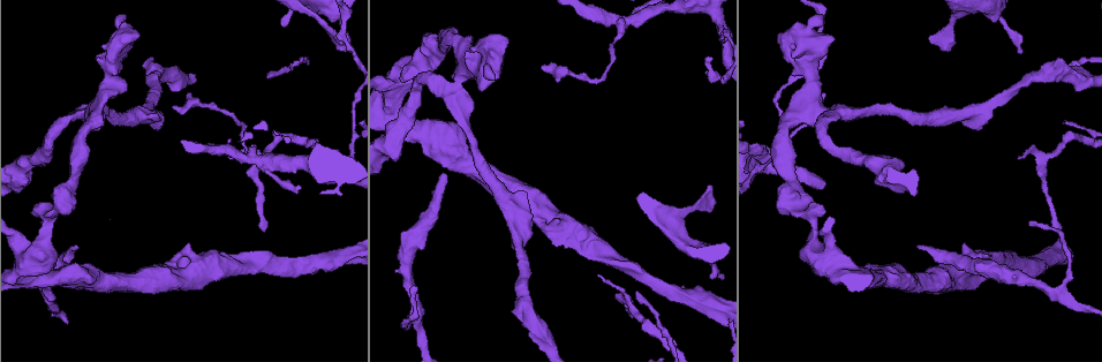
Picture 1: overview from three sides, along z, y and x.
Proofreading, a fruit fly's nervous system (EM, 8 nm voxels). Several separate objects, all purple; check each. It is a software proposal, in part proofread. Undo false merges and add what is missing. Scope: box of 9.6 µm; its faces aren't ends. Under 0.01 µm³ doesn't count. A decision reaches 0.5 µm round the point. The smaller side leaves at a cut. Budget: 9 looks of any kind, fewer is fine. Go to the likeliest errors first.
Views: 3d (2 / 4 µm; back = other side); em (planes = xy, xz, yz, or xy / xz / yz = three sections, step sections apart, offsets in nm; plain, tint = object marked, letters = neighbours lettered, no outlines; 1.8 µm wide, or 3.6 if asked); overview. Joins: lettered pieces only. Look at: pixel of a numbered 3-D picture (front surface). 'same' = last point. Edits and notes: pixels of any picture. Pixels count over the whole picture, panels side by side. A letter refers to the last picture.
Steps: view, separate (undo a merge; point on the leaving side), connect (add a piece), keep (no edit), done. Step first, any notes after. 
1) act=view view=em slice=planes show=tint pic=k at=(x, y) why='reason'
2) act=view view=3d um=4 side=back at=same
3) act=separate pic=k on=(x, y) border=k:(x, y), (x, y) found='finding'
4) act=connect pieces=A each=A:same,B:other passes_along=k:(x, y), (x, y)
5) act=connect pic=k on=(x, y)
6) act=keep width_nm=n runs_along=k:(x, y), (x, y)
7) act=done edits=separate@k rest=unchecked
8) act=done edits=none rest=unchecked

act=view view=3d um=2 pic=1 at=(625, 22) why='looks like a crossing'

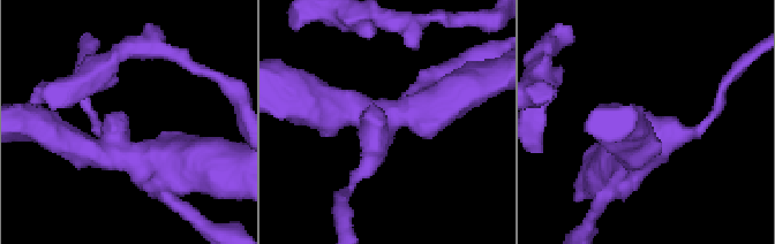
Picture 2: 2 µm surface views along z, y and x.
act=view view=em slice=planes show=letters pic=2 at=(647, 149)

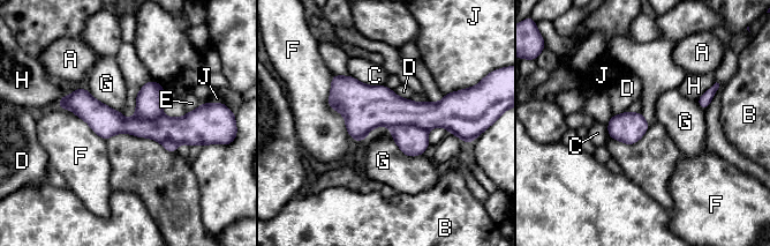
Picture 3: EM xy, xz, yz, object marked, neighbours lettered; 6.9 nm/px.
act=separate pic=3 on=(413, 141) each=A:other,B:other,C:other,D:other,E:other,F:other,G:other,H:other,J:other found='a second neuron is stuck on'

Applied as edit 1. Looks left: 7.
act=view view=overview why='redraw'

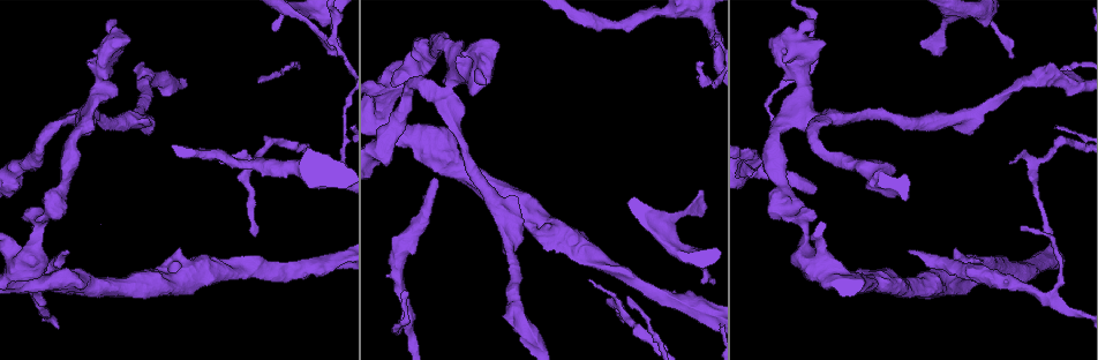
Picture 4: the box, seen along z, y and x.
act=view view=3d um=4 side=back pic=4 at=(434, 177) why='free end'

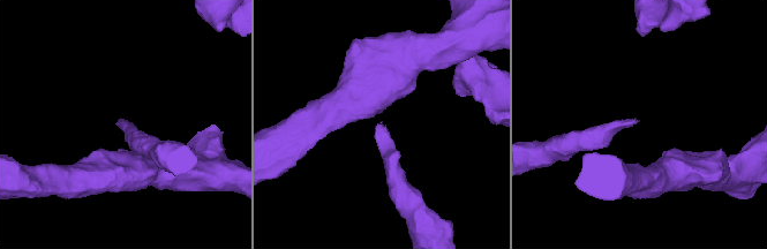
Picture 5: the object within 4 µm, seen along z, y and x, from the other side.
act=view view=em slice=planes show=tint pic=5 at=(377, 124)

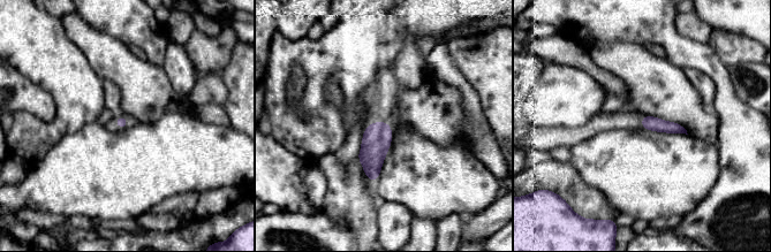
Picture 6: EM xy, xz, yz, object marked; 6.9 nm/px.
act=view view=em slice=planes show=letters at=same why='see the neighbours'

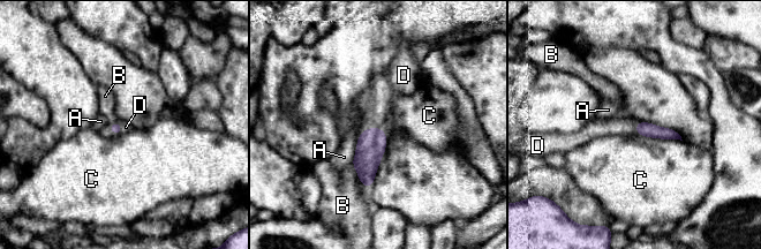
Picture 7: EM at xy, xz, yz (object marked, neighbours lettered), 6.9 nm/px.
act=connect pieces=D each=A:other,B:other,C:other,D:same passes_along=7:(117, 128), (114, 133), (126, 127) found='it goes on there'

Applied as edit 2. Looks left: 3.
act=view view=3d um=4 pic=4 at=(255, 234) why='an open end'

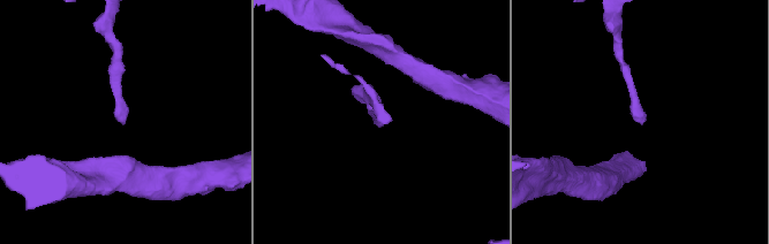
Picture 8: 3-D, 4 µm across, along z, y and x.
act=view view=em slice=planes show=letters pic=8 at=(642, 124)

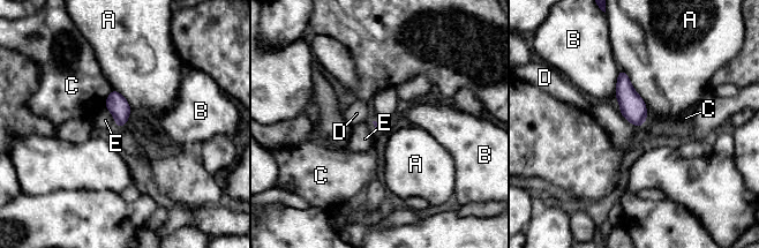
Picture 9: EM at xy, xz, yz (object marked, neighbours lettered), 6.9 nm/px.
act=keep each=A:other,B:other,C:other,D:other,E:other border=9:(105, 106), (111, 112), (117, 127) found='none of them fits'

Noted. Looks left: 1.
act=done edits=separate@3,connect@7 rest=unchecked

